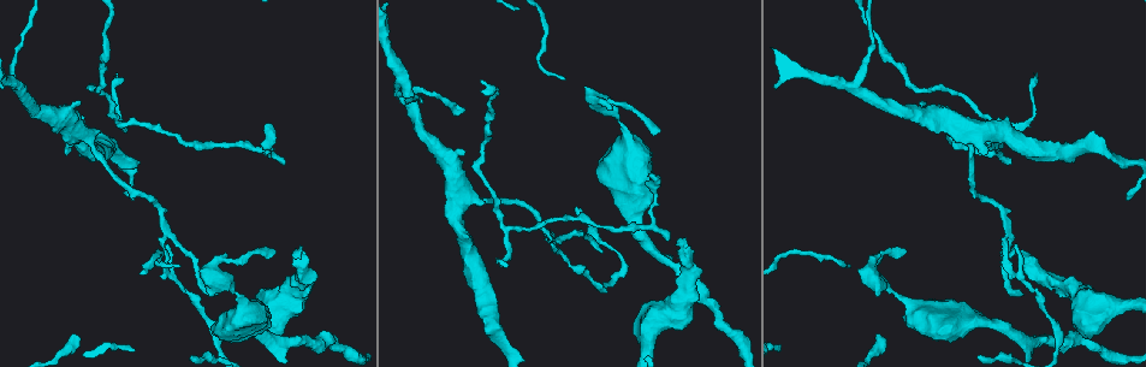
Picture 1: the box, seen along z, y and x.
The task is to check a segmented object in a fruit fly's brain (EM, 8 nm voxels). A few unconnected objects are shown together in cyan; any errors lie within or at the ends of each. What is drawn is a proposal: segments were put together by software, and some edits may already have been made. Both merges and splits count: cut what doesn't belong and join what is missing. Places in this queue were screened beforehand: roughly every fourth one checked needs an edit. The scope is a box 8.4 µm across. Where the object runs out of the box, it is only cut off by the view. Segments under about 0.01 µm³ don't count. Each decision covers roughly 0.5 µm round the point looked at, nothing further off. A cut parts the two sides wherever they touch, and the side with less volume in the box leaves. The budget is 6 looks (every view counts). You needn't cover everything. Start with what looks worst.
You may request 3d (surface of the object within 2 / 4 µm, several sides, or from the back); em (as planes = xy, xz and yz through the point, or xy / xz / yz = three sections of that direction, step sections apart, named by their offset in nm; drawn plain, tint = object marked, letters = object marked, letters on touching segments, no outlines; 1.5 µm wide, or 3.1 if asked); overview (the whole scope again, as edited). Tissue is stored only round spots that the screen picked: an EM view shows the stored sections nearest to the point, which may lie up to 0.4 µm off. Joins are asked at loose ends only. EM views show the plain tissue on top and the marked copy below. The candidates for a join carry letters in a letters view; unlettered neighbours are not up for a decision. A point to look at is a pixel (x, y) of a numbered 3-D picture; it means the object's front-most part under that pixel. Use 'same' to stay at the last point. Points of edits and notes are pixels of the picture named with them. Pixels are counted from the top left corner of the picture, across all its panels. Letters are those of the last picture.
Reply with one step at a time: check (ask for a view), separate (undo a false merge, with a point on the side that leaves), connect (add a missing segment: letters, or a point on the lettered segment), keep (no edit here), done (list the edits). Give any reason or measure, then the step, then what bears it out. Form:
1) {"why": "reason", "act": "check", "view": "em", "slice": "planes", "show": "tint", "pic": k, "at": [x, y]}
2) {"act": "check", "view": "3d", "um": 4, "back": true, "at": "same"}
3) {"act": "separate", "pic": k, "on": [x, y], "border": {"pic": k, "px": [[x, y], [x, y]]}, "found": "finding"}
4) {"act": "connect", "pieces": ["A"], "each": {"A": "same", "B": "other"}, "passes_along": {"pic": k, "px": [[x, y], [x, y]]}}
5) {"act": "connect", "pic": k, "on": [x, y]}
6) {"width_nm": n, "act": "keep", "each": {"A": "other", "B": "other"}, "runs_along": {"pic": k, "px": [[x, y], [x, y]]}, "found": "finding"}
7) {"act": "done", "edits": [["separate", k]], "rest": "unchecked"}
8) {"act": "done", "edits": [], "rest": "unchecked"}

{"why": "an open end", "act": "check", "view": "3d", "um": 4, "pic": 1, "at": [678, 239]}

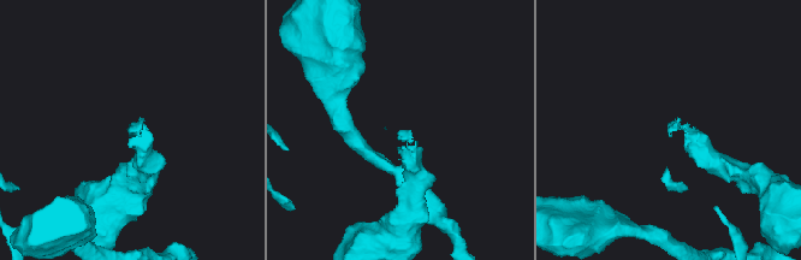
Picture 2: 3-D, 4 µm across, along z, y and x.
{"why": "now the EM", "act": "check", "view": "em", "slice": "planes", "show": "letters", "pic": 2, "at": [669, 136]}

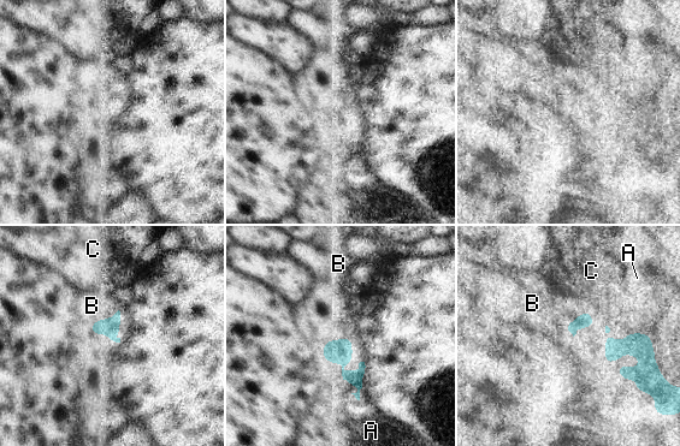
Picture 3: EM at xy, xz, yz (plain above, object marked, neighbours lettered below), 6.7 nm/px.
{"act": "connect", "pieces": ["B"], "each": {"A": "other", "B": "same", "C": "other"}, "passes_along": {"pic": 3, "px": [[341, 350], [332, 340], [330, 310]]}, "found": "the cell continues"}

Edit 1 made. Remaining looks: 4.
{"act": "check", "view": "overview"}

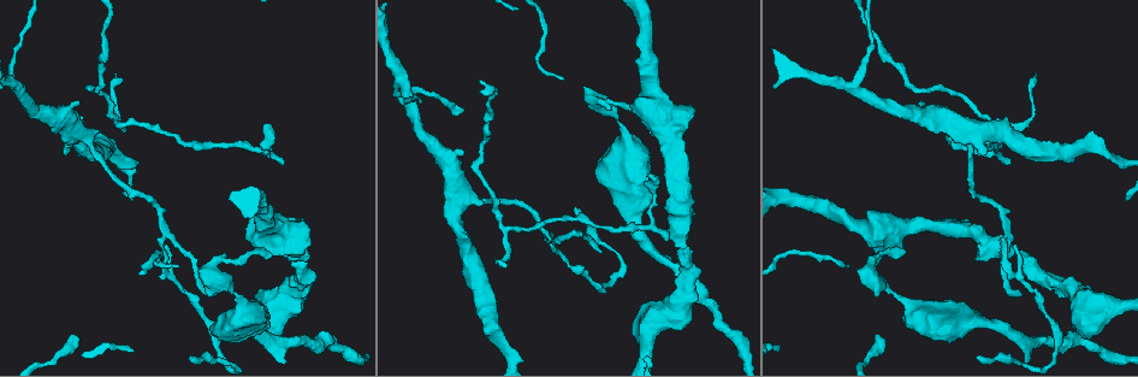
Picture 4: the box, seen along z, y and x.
{"why": "branch stops here", "act": "check", "view": "3d", "um": 2, "pic": 4, "at": [1020, 293]}

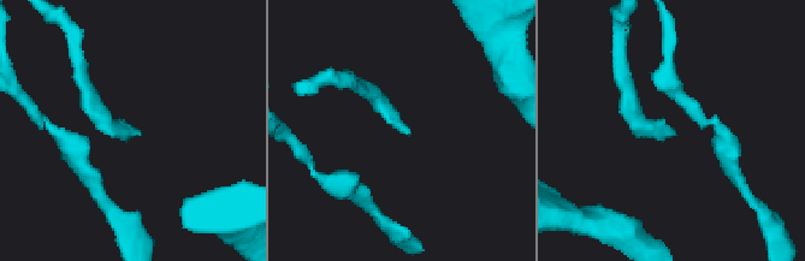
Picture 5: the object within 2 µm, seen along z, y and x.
{"act": "check", "view": "em", "slice": "planes", "show": "letters", "pic": 5, "at": [411, 132]}

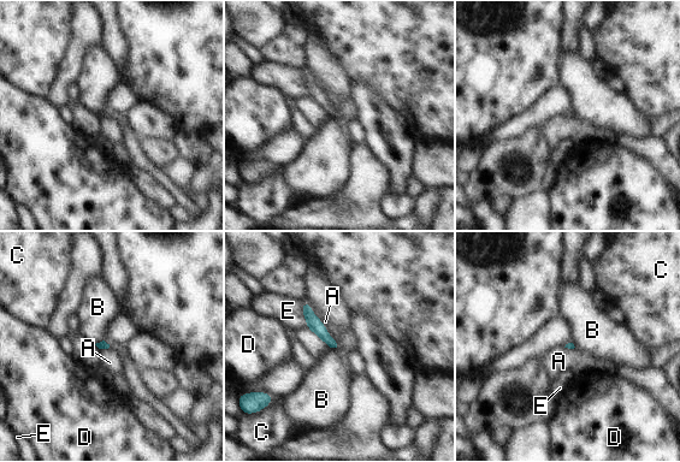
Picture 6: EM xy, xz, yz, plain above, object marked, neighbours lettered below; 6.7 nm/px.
{"act": "keep", "each": {"A": "other", "B": "other", "C": "other", "D": "other", "E": "other"}, "border": {"pic": 6, "px": [[311, 306], [327, 332], [337, 341]]}, "found": "none of them fits"}

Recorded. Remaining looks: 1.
{"act": "done", "edits": [["connect", 3]], "rest": "unchecked"}

